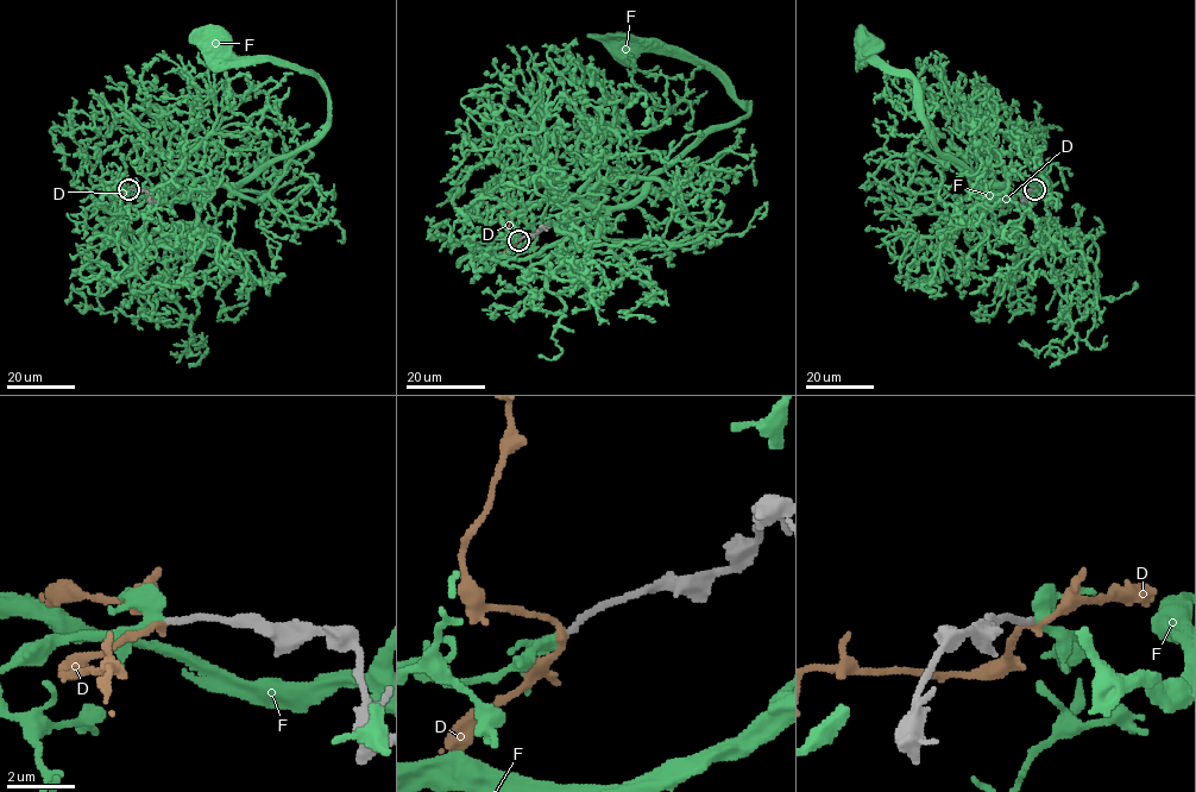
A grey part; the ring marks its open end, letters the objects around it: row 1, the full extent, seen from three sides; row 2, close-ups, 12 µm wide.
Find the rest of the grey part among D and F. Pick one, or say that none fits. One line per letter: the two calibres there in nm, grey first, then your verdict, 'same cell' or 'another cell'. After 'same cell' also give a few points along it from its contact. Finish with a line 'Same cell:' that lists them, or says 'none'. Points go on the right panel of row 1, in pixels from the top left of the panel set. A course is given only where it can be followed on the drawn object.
D: calibres 180 and 180 nm; another cell
F: calibres 180 and 320 nm; same cell; course (1034, 189), (1050, 194), (1030, 202), (1023, 192), (980, 182), (944, 156), (919, 89), (872, 57), (866, 42)
Same cell: F

